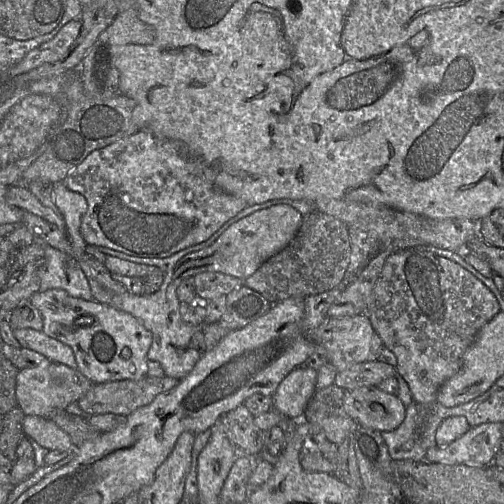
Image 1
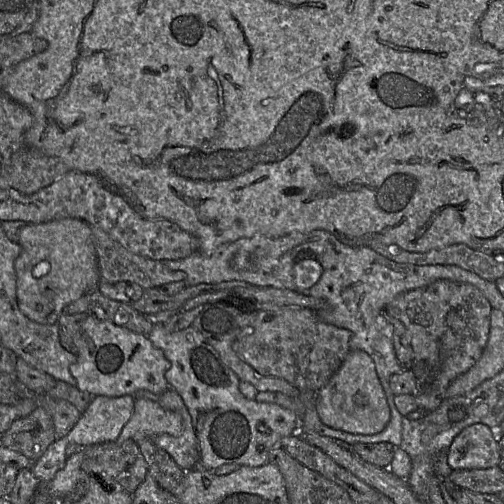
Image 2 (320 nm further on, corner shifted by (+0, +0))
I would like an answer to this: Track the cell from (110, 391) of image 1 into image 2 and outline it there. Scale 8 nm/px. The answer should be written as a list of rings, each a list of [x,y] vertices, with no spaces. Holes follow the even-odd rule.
[[[38,406],[32,413],[11,424],[2,434],[1,445],[36,462],[56,439],[51,415]]]

